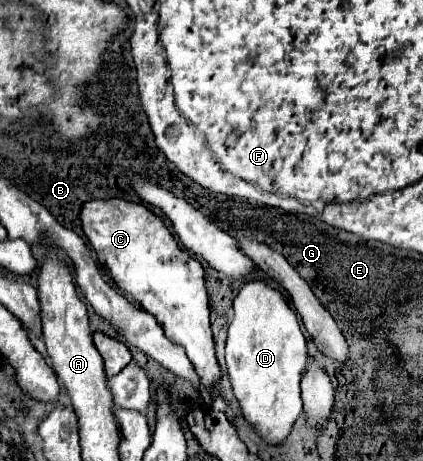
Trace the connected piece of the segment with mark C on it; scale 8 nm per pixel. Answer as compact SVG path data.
M123 199L99 201L83 205L81 211L83 231L97 253L97 259L105 273L131 295L143 309L147 309L165 329L165 335L185 349L195 373L199 375L197 393L203 399L203 407L211 409L215 401L215 385L223 373L215 357L215 341L209 323L209 301L205 289L205 271L197 259L183 253L163 221L155 217L141 203L129 203Z

